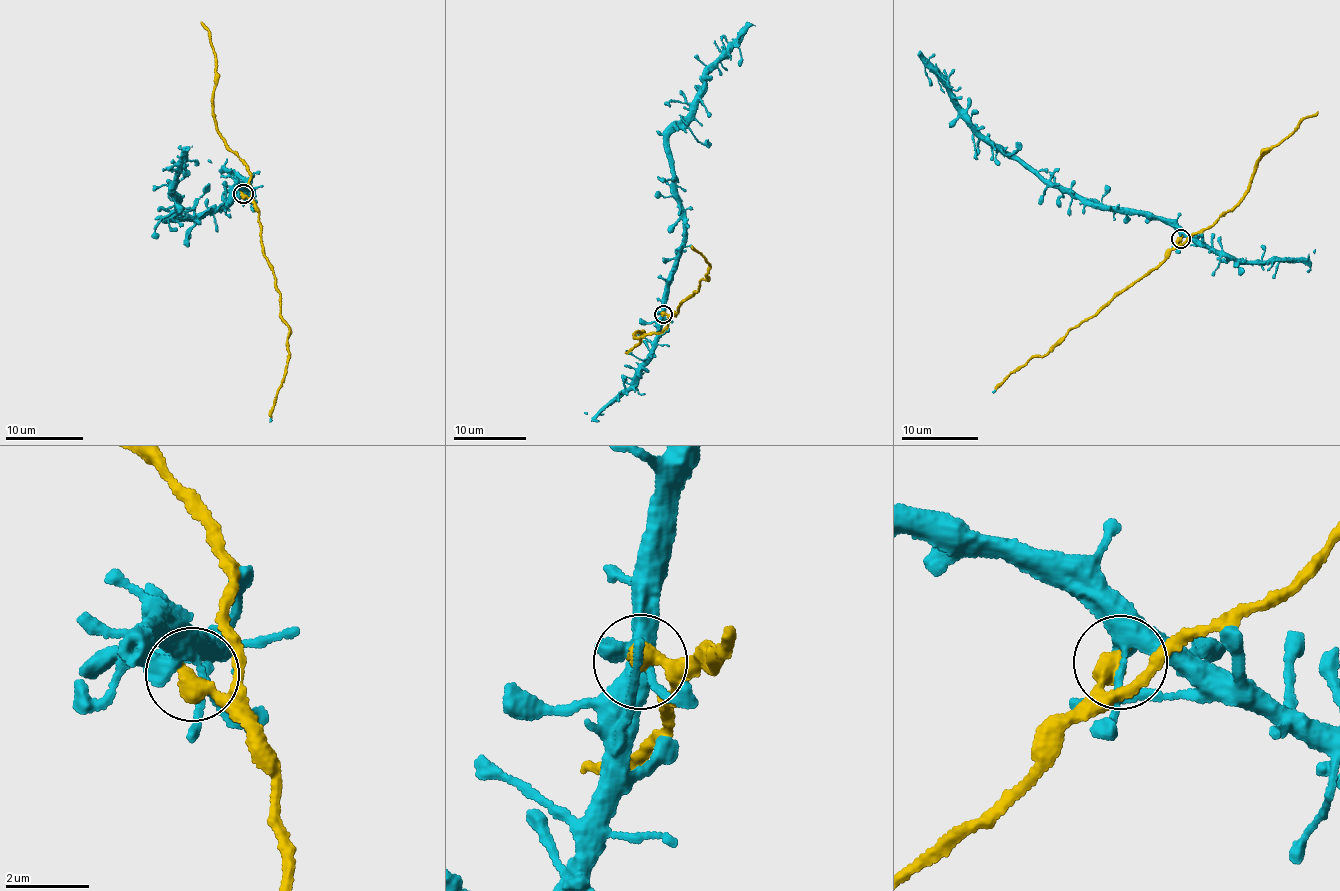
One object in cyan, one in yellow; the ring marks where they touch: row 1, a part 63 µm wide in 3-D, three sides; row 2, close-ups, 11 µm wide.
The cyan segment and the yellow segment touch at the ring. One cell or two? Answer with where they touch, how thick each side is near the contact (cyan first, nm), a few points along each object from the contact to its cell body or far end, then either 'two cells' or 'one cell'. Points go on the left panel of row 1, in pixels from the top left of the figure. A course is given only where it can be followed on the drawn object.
place (243, 193); calibres 240 and 480 nm; course cyan (244, 193), (234, 188), (221, 209), (194, 221), (170, 221), (179, 160), (191, 146); course yellow (243, 194), (251, 197), (258, 213), (259, 238), (288, 331), (285, 345), (289, 354), (272, 418); one cell

